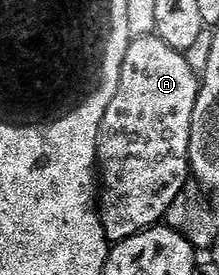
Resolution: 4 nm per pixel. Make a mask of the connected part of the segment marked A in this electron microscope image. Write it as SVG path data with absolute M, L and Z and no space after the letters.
M157 36L134 37L125 51L125 63L121 63L121 79L117 83L117 95L101 119L97 169L101 174L101 192L97 197L99 218L108 242L124 241L146 229L152 229L166 218L169 207L188 188L191 177L189 159L189 135L193 127L193 107L197 107L197 95L201 77L190 66L186 53L179 53L165 39Z

